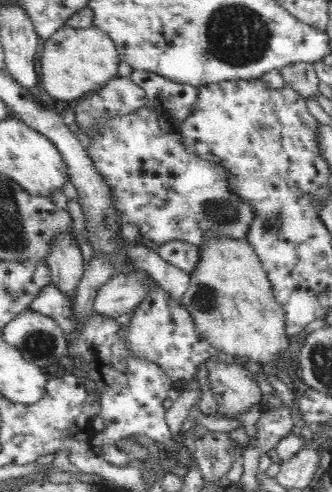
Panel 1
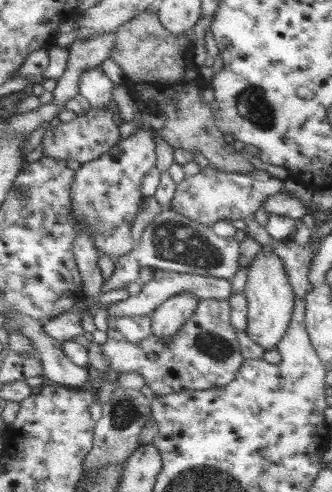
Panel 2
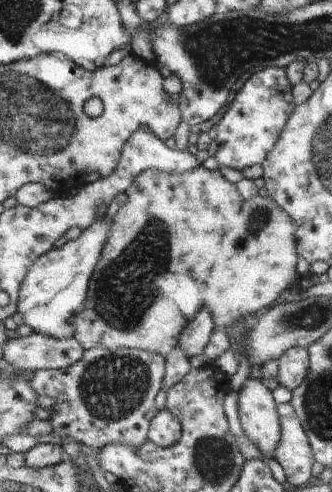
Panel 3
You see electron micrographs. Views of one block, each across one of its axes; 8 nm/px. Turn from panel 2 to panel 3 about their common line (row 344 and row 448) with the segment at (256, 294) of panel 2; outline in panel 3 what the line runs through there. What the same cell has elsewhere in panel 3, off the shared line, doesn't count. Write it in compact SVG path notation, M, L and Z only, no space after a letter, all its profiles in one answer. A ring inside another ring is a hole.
M251 378L239 390L241 428L267 460L277 458L277 450L283 442L281 412L271 392L273 390L263 380Z

